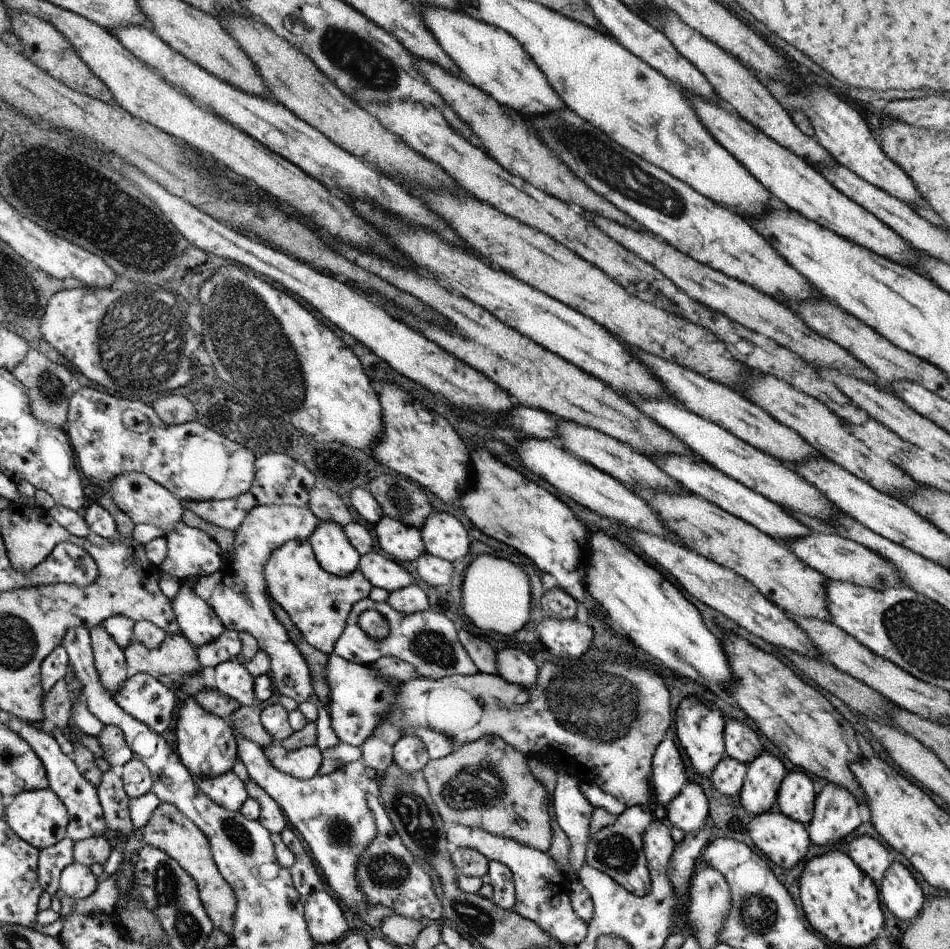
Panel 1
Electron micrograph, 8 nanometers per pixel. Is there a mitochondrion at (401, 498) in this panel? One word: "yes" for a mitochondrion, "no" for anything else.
yes

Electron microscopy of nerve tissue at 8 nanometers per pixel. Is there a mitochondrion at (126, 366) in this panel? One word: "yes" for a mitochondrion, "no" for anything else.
yes

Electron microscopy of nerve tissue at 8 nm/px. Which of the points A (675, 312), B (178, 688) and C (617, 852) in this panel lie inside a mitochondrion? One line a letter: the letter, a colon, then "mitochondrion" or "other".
A: other
B: other
C: mitochondrion

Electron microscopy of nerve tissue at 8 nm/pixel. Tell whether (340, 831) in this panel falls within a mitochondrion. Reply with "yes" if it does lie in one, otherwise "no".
yes

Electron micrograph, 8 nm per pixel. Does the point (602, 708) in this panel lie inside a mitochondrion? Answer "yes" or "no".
yes

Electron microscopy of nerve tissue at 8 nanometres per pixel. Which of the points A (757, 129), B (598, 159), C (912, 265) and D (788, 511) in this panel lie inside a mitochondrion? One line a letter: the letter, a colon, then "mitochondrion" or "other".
A: other
B: mitochondrion
C: other
D: other

